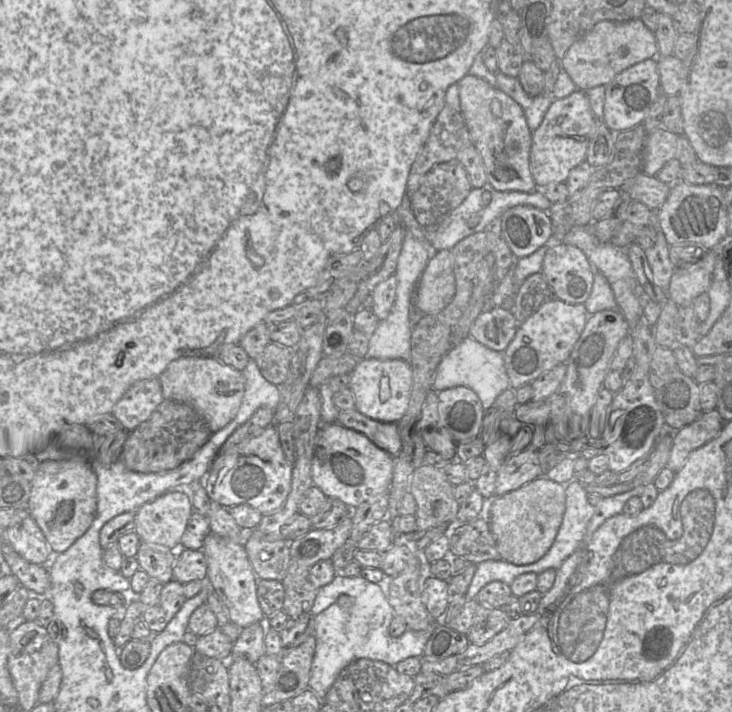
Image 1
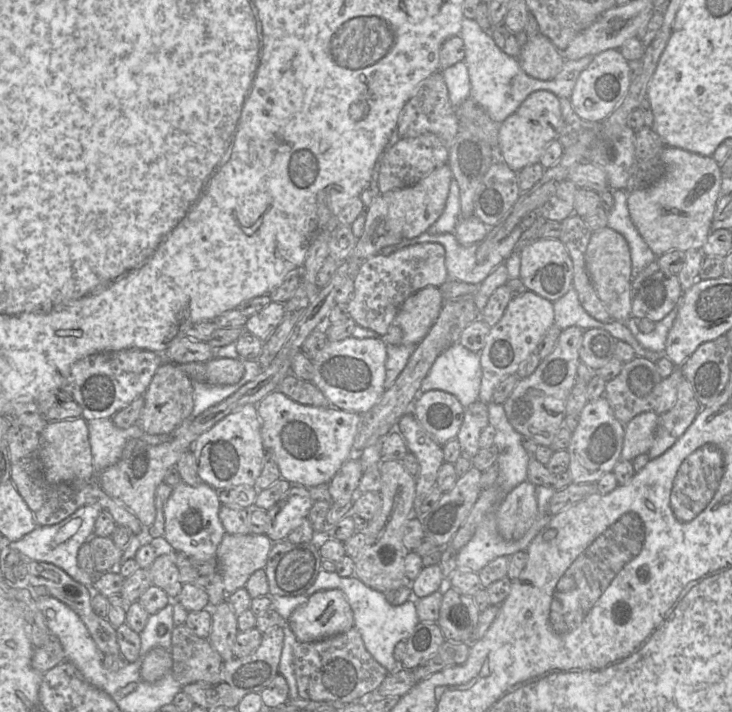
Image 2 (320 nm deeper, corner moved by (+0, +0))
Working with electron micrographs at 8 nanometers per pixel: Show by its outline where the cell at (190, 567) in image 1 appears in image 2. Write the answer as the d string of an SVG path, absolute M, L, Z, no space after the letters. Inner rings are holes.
M177 553L156 557L150 567L152 585L163 589L171 600L176 600L183 584L179 580L179 571L175 563Z

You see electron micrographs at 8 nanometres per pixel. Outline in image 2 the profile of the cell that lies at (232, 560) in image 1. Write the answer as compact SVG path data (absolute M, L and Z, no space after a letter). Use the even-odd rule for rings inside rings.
M180 482L173 487L172 493L166 501L164 511L164 538L176 552L196 560L216 559L216 551L226 531L219 519L219 510L222 504L219 501L217 490L205 483L198 486L189 486Z

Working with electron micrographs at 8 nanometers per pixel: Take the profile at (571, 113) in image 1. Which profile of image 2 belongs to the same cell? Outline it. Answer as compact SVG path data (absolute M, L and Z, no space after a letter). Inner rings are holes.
M546 90L532 92L517 110L499 125L499 159L516 173L528 165L539 163L546 147L557 139L560 124L558 97Z

